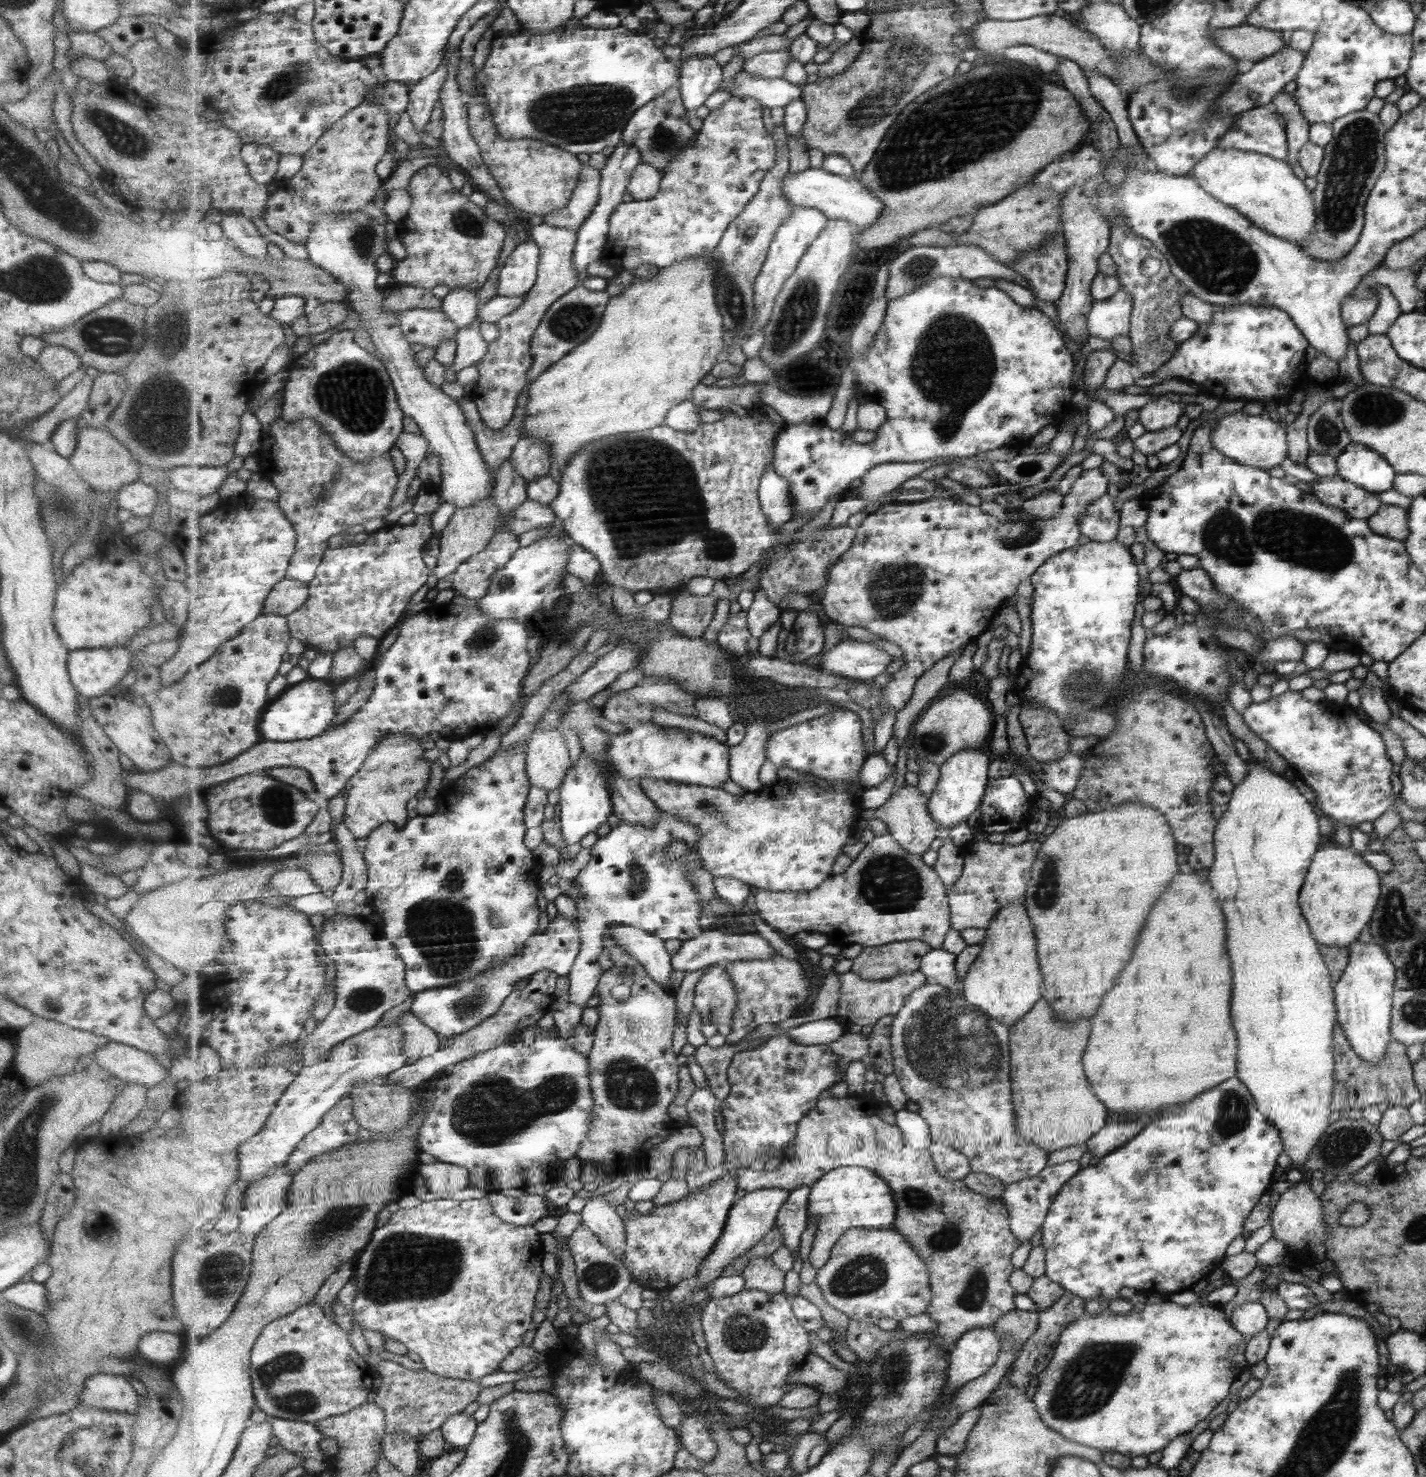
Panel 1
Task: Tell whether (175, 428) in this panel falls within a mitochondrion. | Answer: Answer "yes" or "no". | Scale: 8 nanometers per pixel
yes

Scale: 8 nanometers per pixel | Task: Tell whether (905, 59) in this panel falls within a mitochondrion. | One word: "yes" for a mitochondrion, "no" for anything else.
yes

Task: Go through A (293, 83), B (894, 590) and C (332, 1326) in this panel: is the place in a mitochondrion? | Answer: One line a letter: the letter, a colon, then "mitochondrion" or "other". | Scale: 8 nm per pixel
A: mitochondrion
B: mitochondrion
C: other

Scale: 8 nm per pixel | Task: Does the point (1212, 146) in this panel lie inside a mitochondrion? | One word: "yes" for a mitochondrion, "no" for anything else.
no

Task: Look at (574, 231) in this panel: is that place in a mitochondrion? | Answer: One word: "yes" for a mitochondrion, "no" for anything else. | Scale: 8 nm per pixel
no

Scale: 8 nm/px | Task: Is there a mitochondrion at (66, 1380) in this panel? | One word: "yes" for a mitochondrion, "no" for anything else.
no

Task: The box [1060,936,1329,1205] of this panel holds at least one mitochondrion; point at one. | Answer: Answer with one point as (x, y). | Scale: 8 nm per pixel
(1233, 1111)

